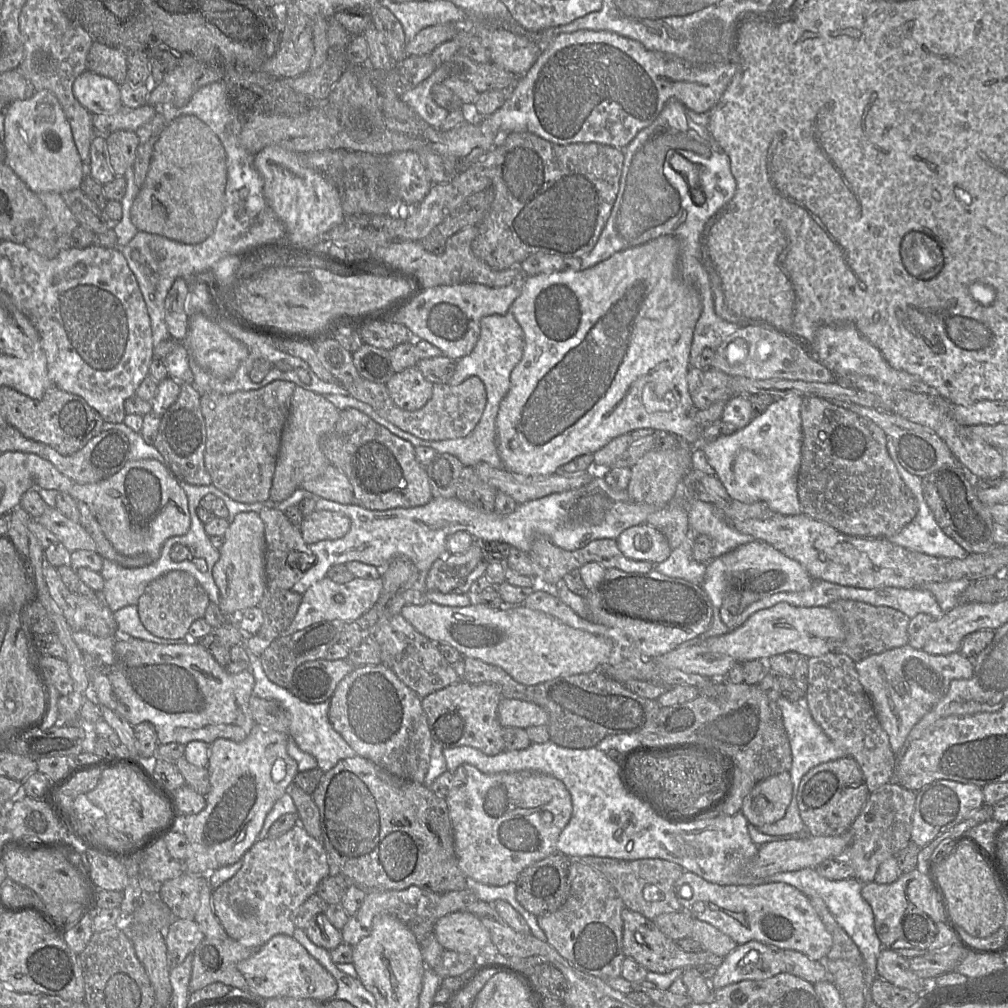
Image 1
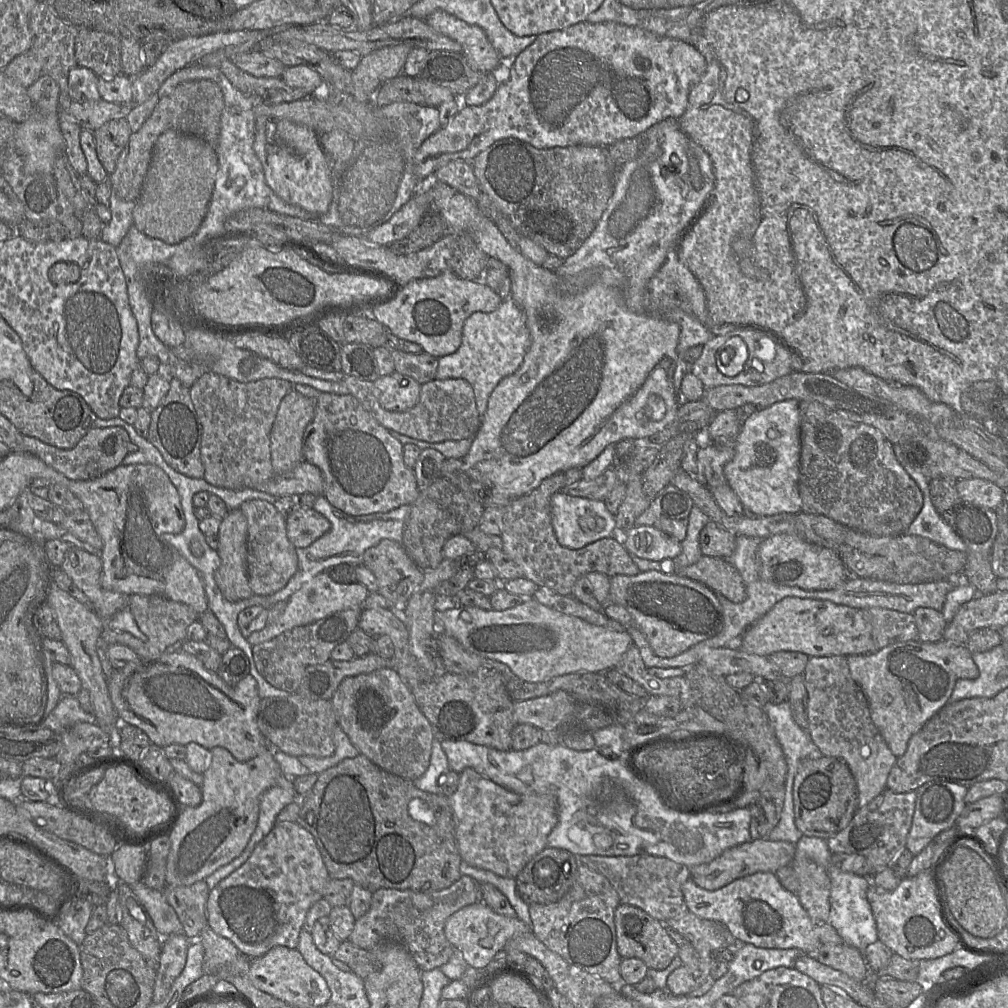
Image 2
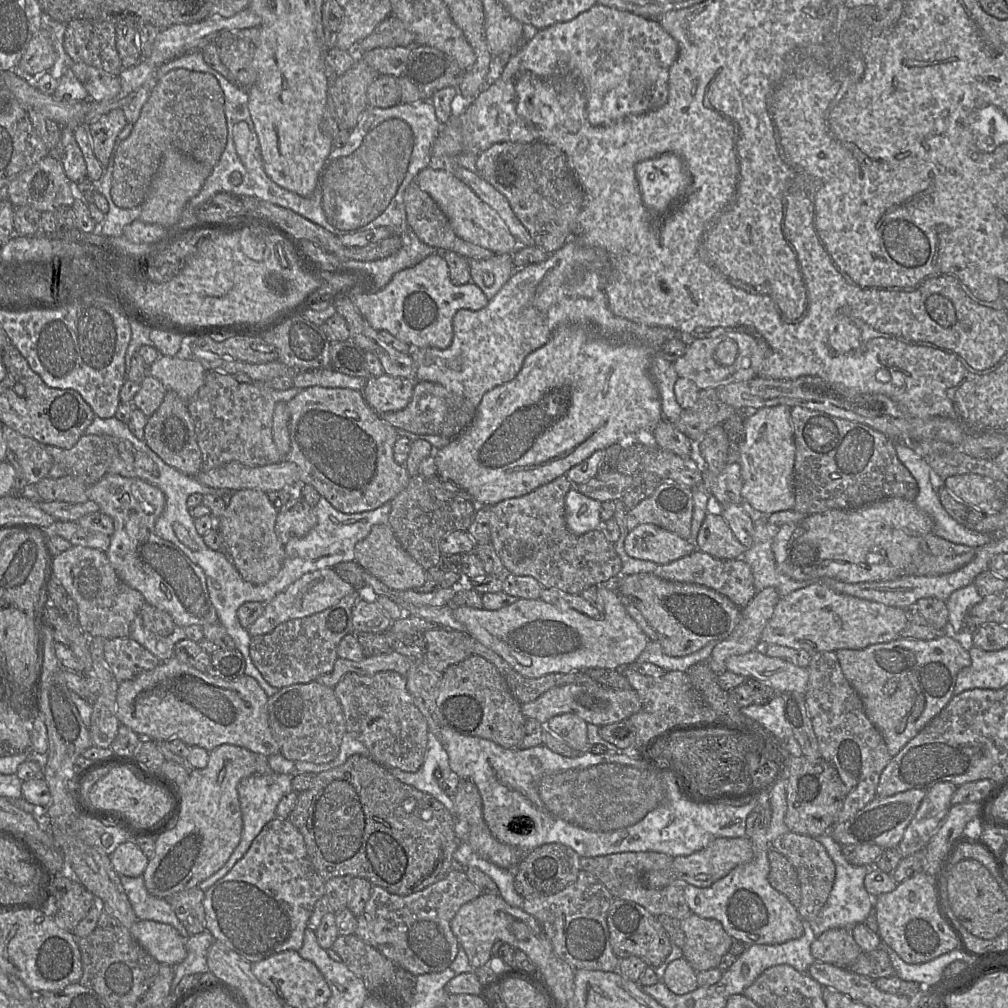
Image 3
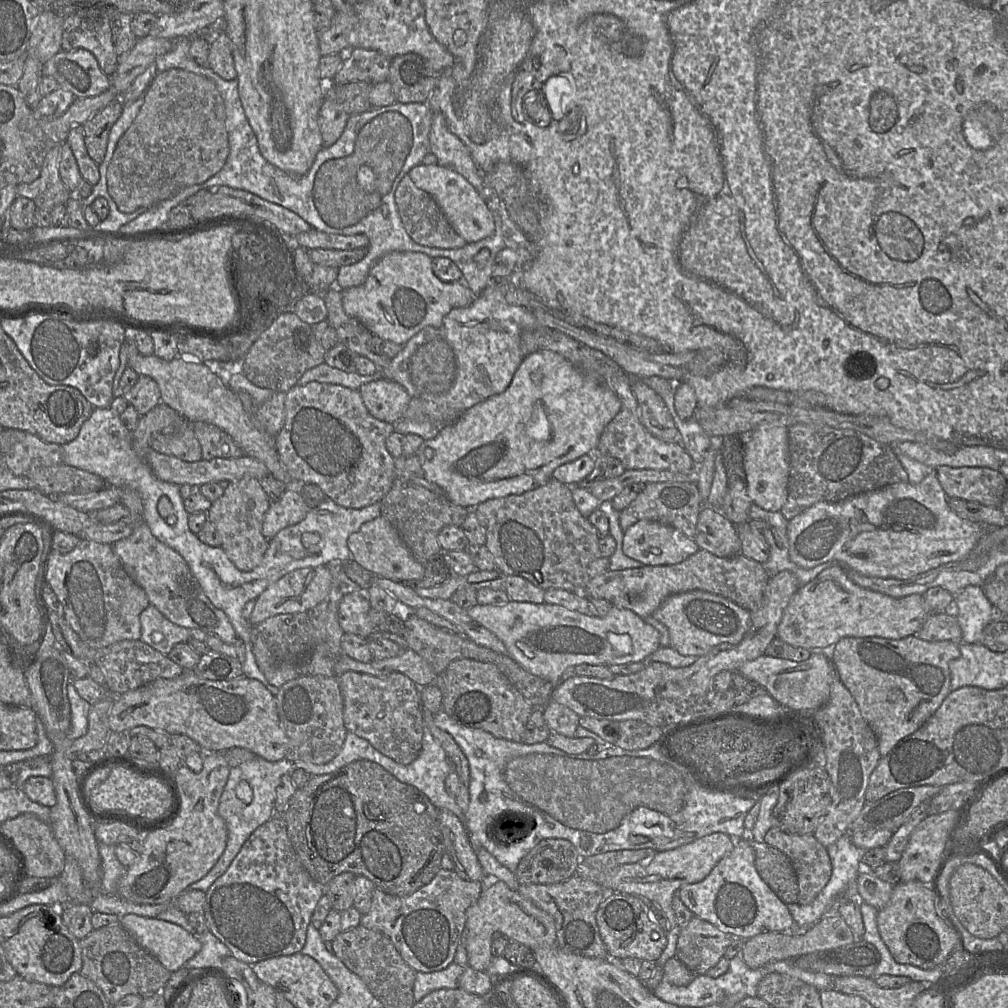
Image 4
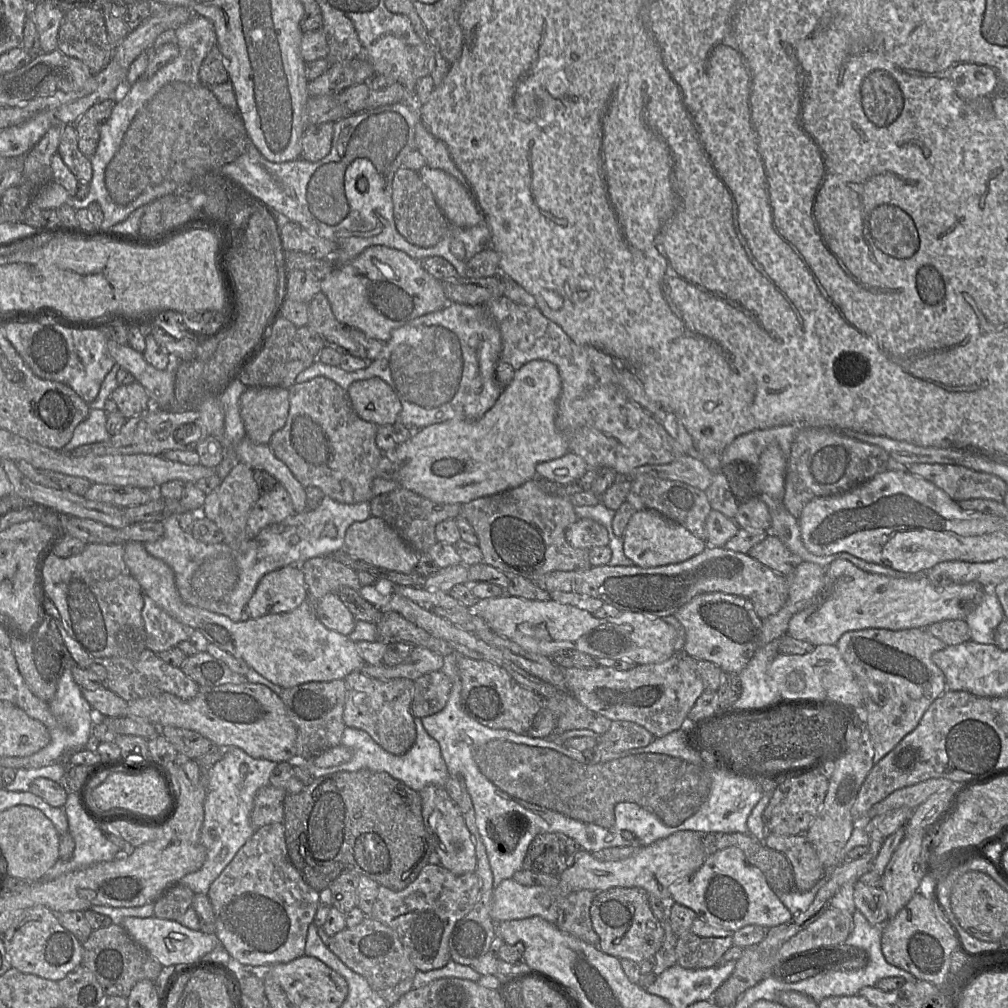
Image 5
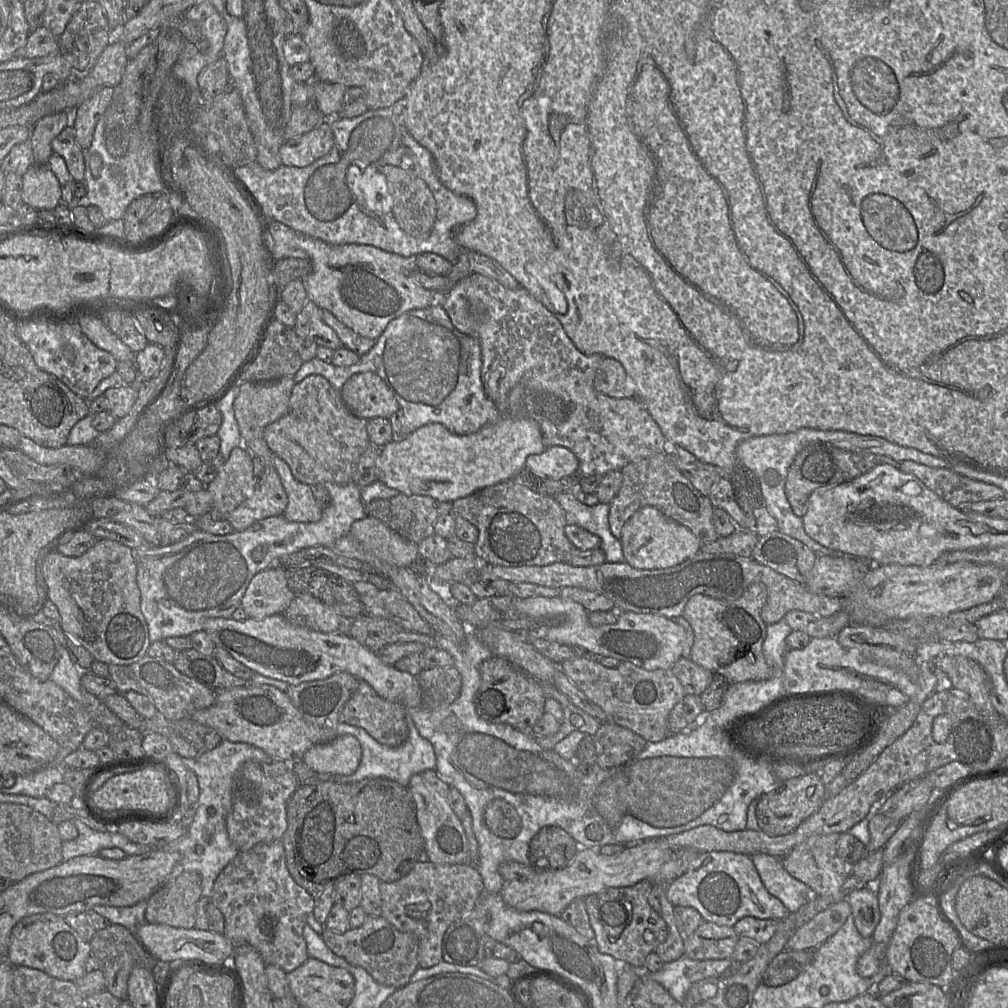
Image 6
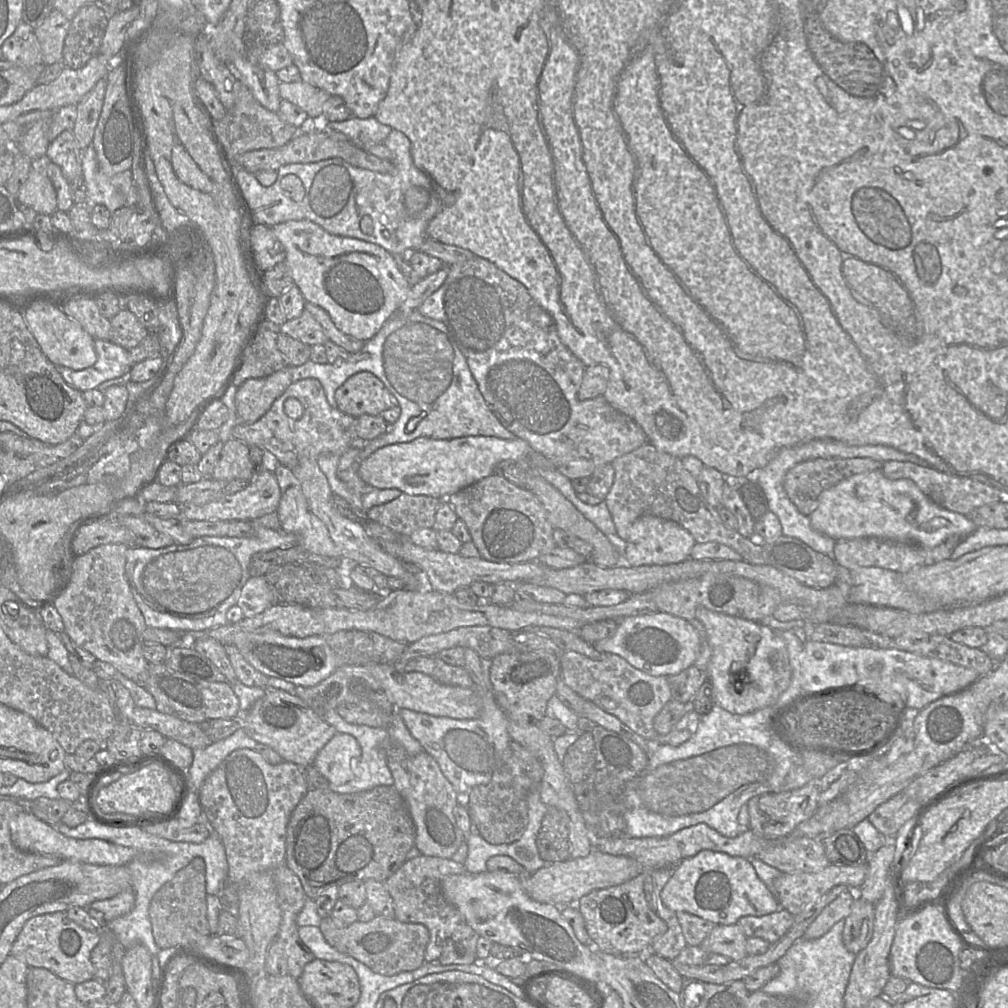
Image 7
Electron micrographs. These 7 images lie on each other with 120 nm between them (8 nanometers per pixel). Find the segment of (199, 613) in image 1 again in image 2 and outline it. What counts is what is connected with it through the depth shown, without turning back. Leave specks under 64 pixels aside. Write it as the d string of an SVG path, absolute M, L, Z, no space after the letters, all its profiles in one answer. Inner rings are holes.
M157 594L131 595L129 607L139 629L148 636L148 642L154 647L169 647L185 641L189 625L200 617L190 606Z

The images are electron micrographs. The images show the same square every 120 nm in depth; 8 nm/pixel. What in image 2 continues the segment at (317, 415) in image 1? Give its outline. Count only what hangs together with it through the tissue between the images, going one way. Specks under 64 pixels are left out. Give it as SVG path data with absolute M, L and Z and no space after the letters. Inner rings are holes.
M291 389L281 400L271 432L273 473L281 475L304 461L303 435L315 414L316 399Z

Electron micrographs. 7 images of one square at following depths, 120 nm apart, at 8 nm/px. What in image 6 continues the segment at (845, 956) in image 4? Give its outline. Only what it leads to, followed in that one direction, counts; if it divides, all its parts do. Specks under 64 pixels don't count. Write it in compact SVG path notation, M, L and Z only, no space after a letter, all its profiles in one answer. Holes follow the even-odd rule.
M783 949L767 966L761 983L780 986L797 977L813 959L813 950Z

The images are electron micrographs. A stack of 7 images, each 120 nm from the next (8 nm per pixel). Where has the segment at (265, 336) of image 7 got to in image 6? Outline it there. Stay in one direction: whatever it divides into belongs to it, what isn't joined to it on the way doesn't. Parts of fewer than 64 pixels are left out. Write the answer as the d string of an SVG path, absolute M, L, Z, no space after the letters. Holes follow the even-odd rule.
M274 319L268 326L267 334L260 349L260 352L257 358L246 368L243 374L240 377L240 382L267 382L280 379L284 376L291 376L297 373L300 367L303 365L304 361L301 359L298 353L296 353L291 346L289 345L288 339L285 335L287 329L292 329L286 327L281 322Z

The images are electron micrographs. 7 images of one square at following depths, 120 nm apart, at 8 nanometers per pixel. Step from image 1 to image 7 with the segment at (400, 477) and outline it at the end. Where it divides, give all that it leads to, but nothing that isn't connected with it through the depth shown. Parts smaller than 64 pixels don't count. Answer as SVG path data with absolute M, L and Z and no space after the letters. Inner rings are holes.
M305 378L289 385L284 393L273 402L270 409L259 420L252 424L239 422L232 429L232 437L247 443L249 446L255 445L263 449L263 451L268 451L275 457L277 464L282 464L293 469L299 464L301 459L317 459L319 455L324 453L341 455L351 446L354 446L355 440L357 439L356 417L342 412L337 407L332 407L327 401L324 388L319 380L315 378ZM291 397L297 398L303 405L304 413L300 419L292 419L288 417L285 412L284 404L286 400Z

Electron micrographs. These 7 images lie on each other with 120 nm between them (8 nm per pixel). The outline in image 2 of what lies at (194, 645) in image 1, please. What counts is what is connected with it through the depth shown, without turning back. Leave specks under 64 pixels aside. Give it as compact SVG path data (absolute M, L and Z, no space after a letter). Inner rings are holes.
M177 650L163 654L150 663L130 662L121 669L114 669L107 678L110 698L118 713L120 724L131 724L140 728L149 737L151 744L165 748L171 744L186 746L195 742L206 749L223 747L238 761L250 760L269 746L259 729L257 711L261 698L255 678L248 674L235 685L226 684L216 672L207 670L195 656Z

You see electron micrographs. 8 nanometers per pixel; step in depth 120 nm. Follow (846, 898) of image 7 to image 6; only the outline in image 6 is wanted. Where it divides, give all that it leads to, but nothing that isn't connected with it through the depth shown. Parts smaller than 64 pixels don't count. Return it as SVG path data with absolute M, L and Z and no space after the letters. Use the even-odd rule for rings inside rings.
M847 899L830 905L799 927L788 940L785 949L814 950L834 935L851 914Z

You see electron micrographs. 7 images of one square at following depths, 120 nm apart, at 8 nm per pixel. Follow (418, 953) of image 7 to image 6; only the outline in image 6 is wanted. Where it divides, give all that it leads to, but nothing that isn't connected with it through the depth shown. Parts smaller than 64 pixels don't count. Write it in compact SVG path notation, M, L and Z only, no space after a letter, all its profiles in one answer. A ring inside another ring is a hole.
M368 916L357 928L344 933L336 933L324 926L321 934L326 946L348 963L365 969L375 981L384 986L402 988L410 983L410 978L418 964L418 939L408 932L397 930L382 916Z

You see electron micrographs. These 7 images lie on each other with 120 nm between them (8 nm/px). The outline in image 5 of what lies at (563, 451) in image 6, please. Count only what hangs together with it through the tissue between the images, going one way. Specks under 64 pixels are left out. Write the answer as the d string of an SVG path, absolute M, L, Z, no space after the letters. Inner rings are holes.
M573 451L560 458L537 464L537 476L559 483L581 478L588 469L586 461Z

